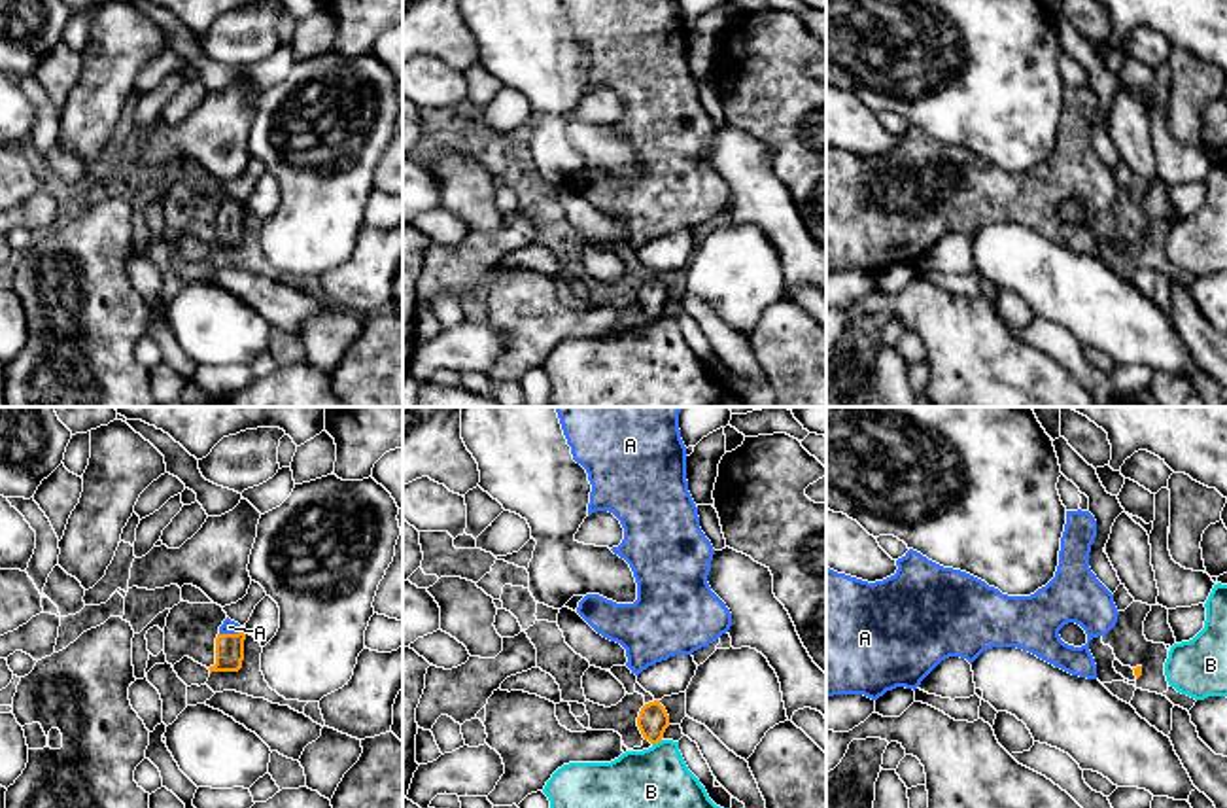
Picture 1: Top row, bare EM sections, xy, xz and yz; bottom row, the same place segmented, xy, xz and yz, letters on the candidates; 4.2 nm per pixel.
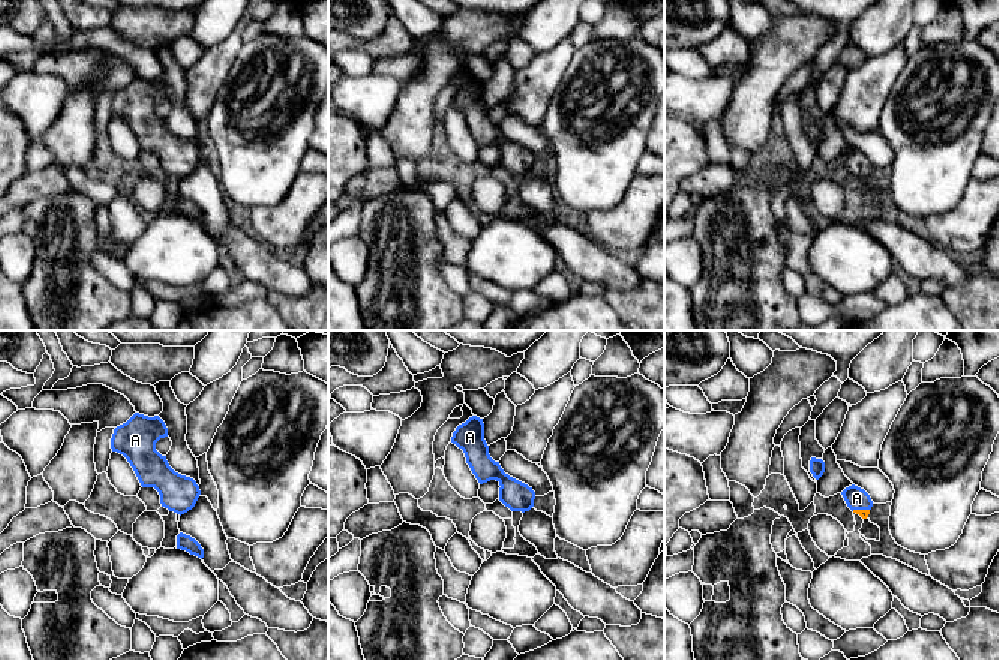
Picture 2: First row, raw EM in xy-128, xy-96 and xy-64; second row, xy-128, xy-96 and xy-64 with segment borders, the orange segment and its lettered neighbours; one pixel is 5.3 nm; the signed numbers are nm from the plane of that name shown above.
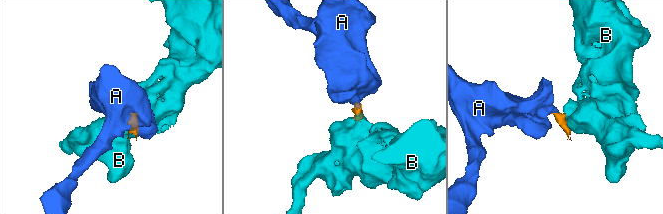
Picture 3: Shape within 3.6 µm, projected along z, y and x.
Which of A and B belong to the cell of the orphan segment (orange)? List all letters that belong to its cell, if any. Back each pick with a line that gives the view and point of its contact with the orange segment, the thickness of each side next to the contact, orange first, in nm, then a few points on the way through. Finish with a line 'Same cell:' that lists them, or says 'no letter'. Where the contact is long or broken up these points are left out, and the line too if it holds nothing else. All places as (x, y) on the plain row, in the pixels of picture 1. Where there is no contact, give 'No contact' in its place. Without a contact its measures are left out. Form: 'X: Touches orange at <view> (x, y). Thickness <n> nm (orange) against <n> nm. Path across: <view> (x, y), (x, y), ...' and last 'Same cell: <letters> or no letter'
A: Touches orange at xy (231, 210). Thickness 130 nm (orange) against 60 nm
Same cell: A

